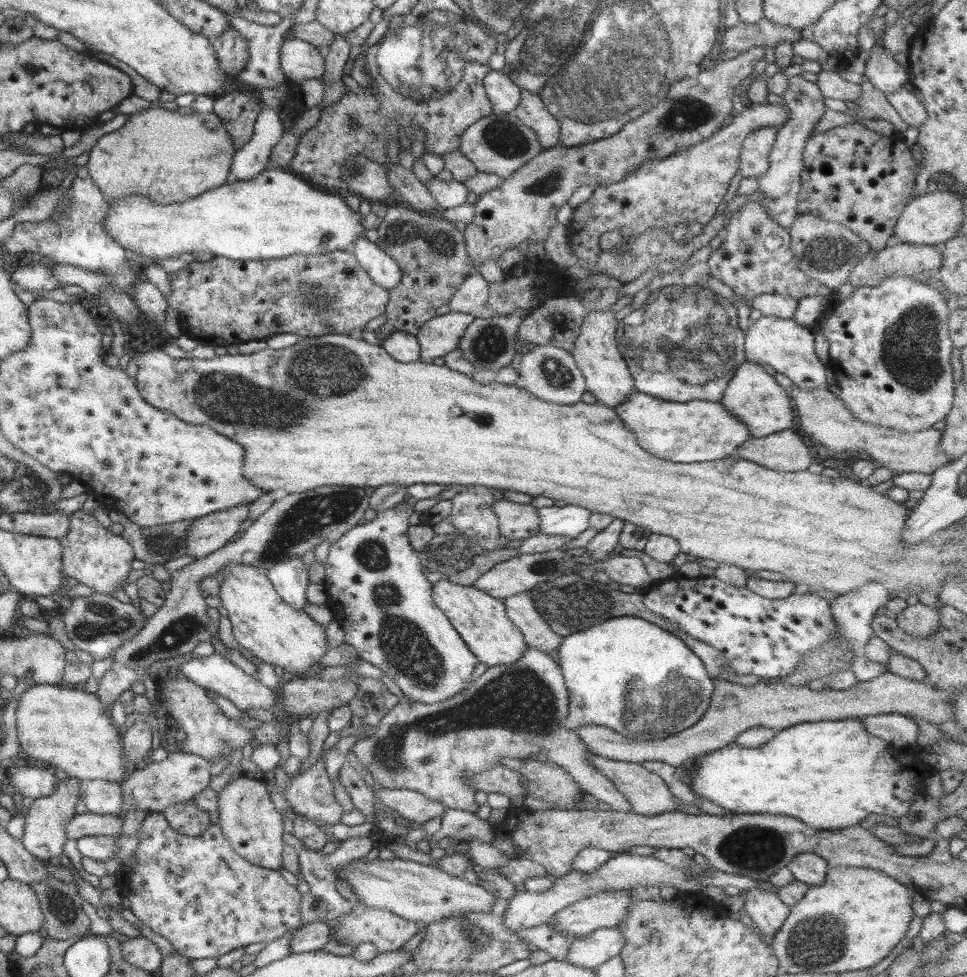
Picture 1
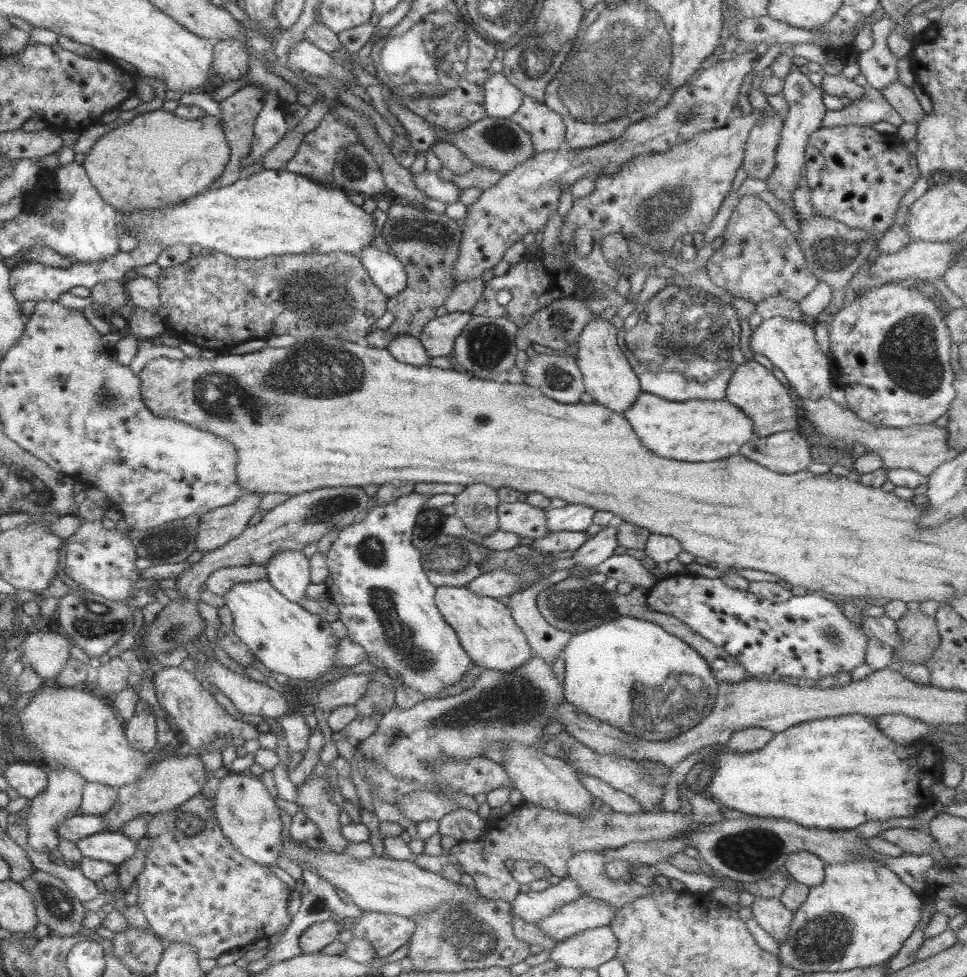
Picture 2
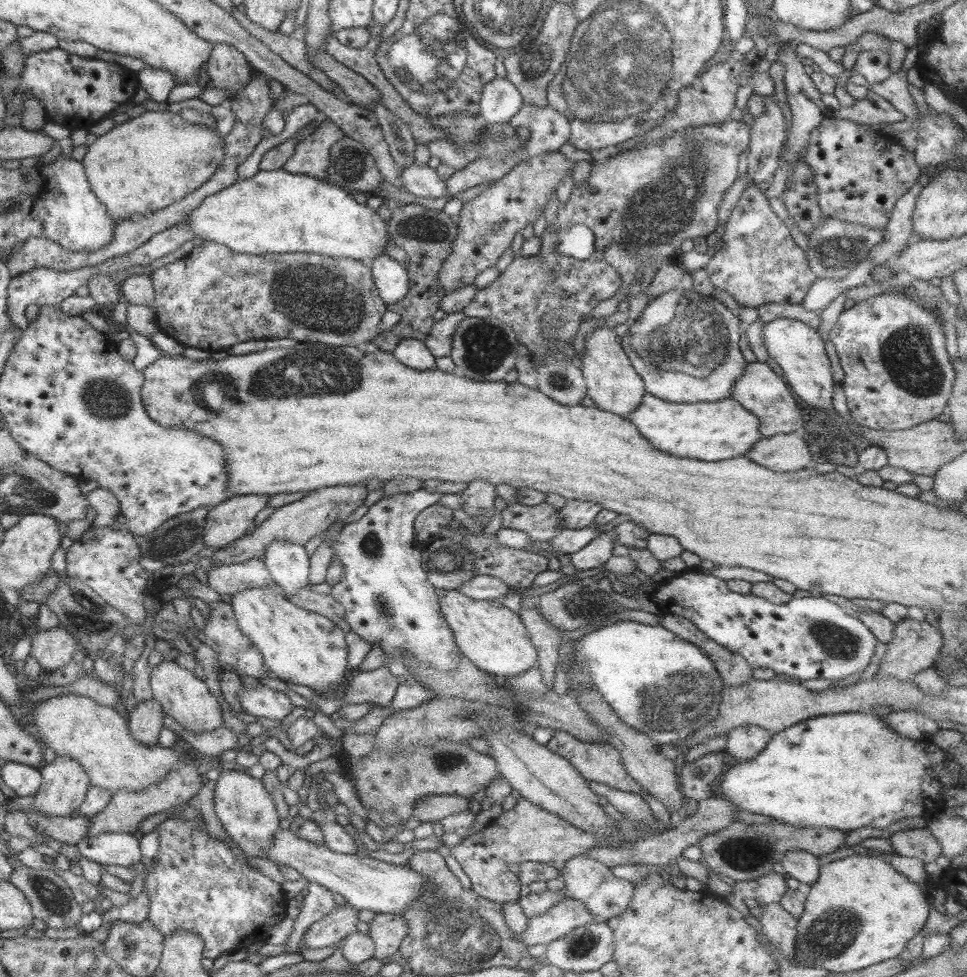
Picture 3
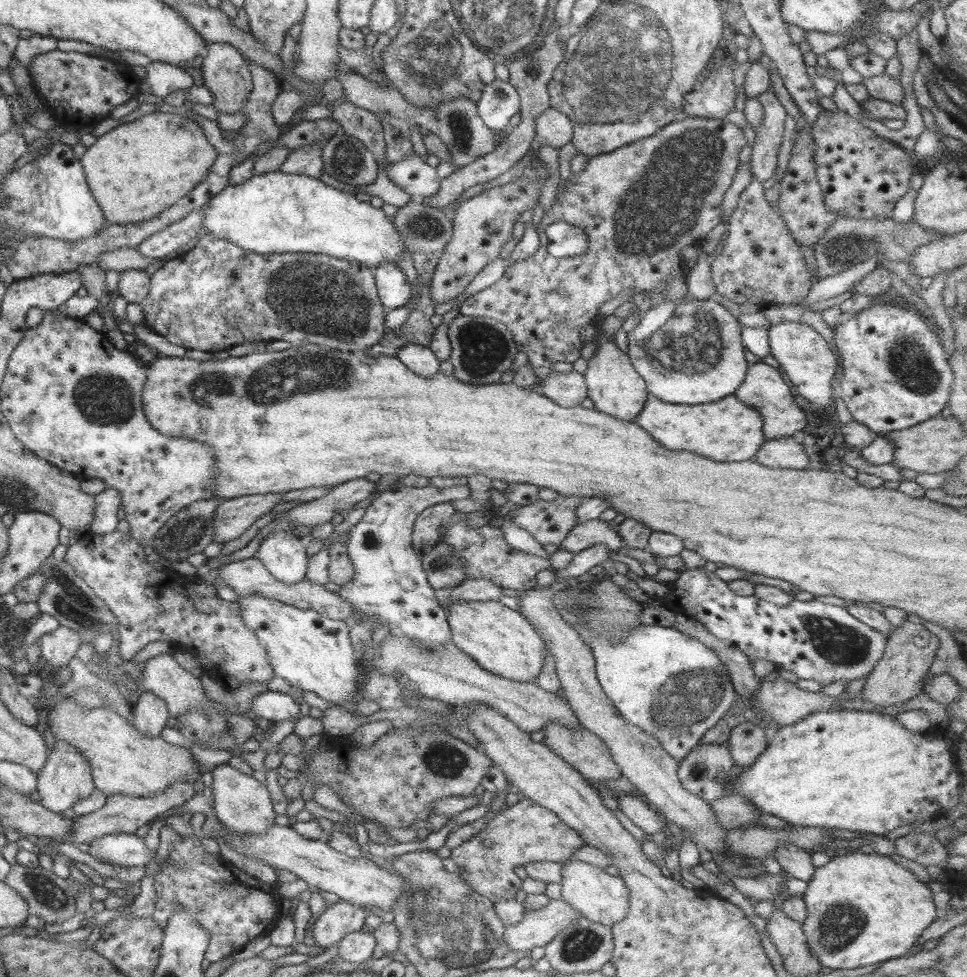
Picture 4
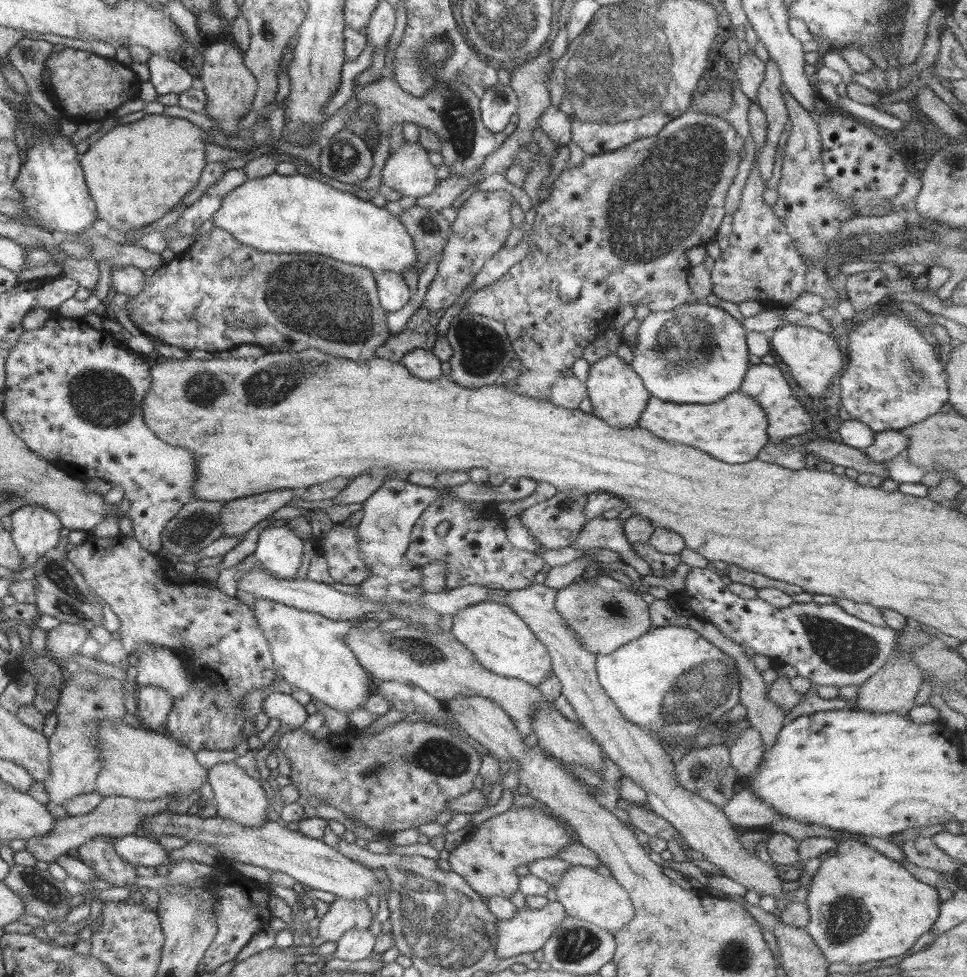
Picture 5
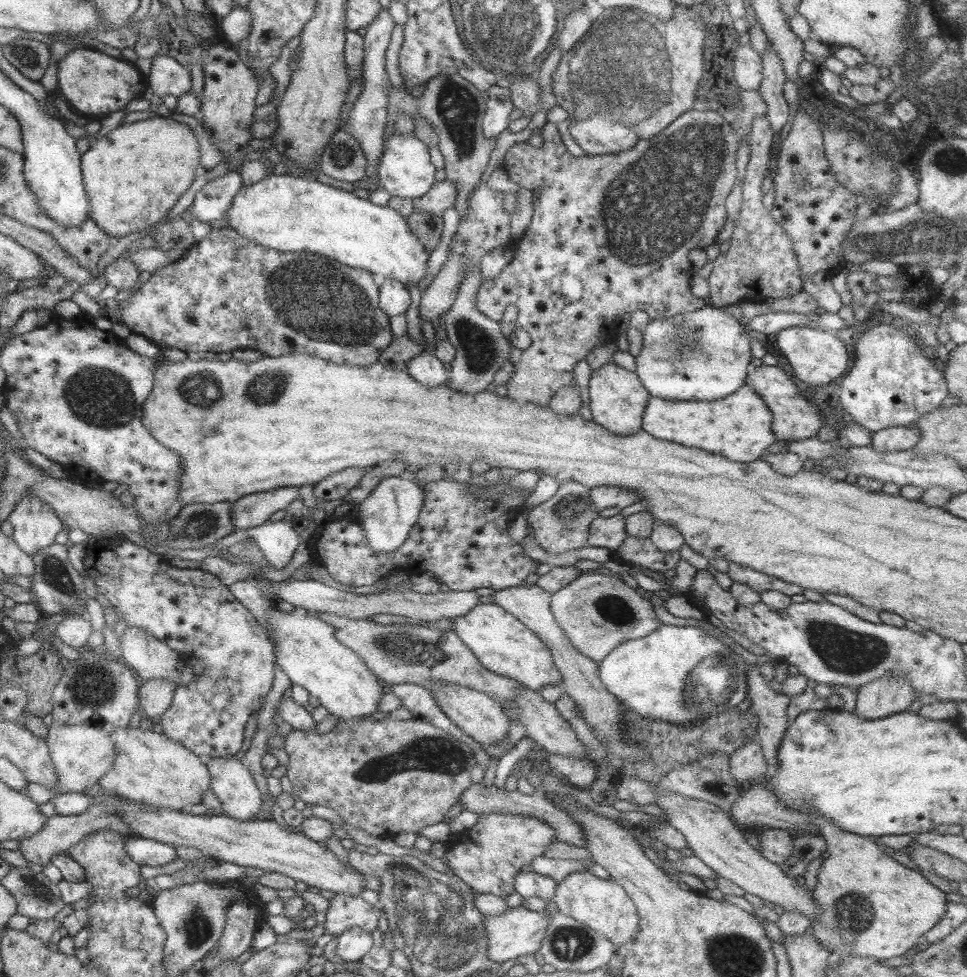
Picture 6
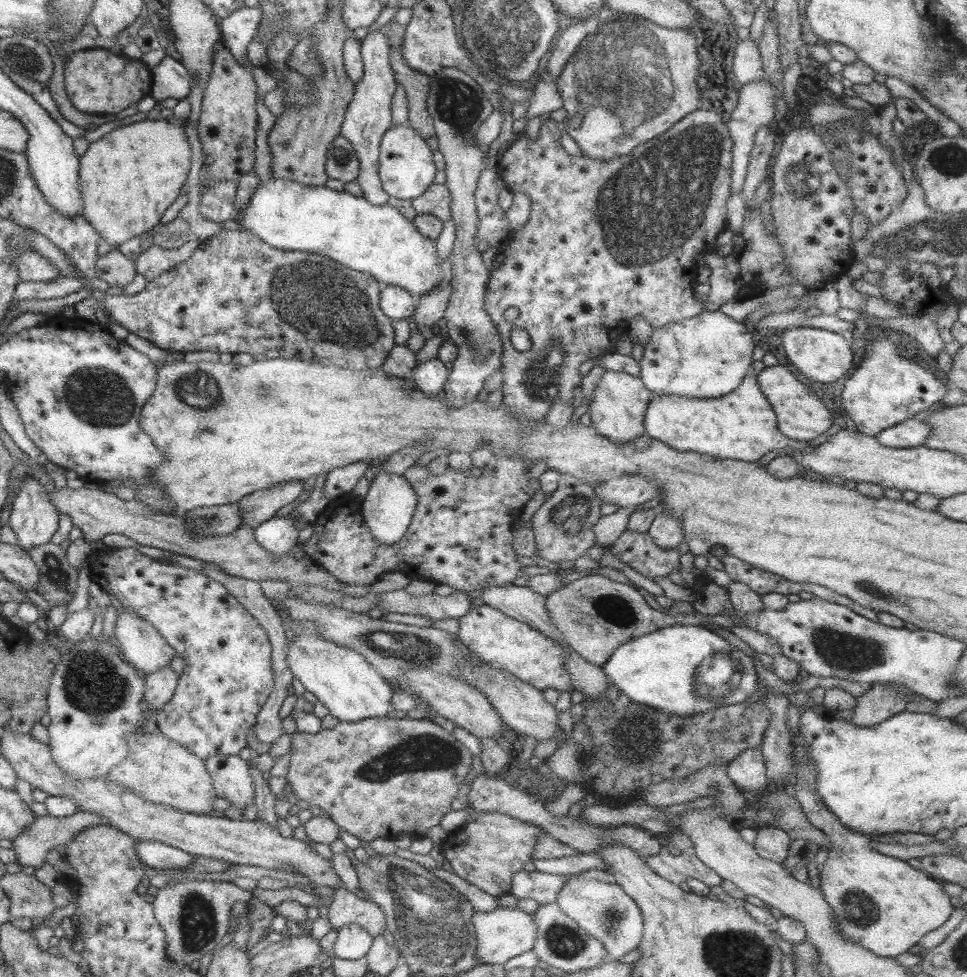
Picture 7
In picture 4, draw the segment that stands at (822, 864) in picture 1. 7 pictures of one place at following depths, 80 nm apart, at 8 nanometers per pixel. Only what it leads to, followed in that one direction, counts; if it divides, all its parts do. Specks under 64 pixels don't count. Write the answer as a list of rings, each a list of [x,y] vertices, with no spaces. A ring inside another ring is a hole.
[[[792,843],[781,844],[775,848],[775,858],[788,876],[806,883],[812,880],[816,872],[810,856],[808,851]]]

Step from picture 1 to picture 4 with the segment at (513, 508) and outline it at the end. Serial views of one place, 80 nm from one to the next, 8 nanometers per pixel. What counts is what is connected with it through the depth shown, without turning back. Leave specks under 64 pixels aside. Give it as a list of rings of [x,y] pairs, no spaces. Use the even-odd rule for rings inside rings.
[[[558,495],[552,502],[540,499],[531,505],[521,506],[506,514],[516,526],[526,530],[541,545],[556,544],[567,537],[576,524],[579,497]]]

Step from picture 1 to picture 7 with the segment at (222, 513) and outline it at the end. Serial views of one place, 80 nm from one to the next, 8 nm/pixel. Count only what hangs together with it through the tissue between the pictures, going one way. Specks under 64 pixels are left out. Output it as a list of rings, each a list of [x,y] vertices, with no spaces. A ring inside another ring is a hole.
[[[288,481],[247,494],[238,502],[242,524],[254,529],[270,520],[280,508],[296,500],[303,488],[304,481]]]

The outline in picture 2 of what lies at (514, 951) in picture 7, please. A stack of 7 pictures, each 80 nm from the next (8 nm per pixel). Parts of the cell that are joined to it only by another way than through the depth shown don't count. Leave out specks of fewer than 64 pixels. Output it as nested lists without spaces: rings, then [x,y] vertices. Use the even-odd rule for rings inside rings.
[[[584,896],[541,918],[537,926],[554,941],[560,942],[590,928],[610,926],[616,912],[606,901]]]

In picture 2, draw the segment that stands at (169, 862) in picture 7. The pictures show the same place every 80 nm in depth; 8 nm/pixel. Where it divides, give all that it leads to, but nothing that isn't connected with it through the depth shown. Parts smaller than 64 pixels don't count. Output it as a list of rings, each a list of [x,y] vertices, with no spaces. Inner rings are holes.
[[[102,831],[81,838],[77,847],[83,857],[108,862],[116,866],[124,864],[136,854],[136,843],[122,832]]]

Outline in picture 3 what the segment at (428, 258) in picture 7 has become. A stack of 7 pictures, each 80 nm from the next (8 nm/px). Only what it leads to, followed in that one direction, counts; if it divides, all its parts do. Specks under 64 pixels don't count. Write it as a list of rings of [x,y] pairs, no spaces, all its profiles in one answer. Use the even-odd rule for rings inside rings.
[[[259,170],[255,175],[250,178],[240,178],[238,182],[220,190],[217,194],[212,194],[204,198],[204,200],[195,208],[183,217],[183,220],[178,223],[188,223],[191,226],[192,232],[196,237],[200,237],[203,241],[222,243],[227,246],[230,250],[237,252],[238,254],[249,254],[249,255],[265,255],[270,253],[282,254],[282,253],[316,253],[326,255],[334,258],[353,258],[354,260],[364,261],[366,266],[371,266],[371,262],[375,259],[375,256],[383,254],[385,246],[392,245],[390,240],[389,230],[387,229],[387,221],[382,220],[382,217],[368,207],[366,204],[360,204],[356,202],[352,194],[338,187],[337,185],[331,185],[326,180],[317,179],[314,177],[306,176],[305,174],[292,174],[286,172],[286,170]]]

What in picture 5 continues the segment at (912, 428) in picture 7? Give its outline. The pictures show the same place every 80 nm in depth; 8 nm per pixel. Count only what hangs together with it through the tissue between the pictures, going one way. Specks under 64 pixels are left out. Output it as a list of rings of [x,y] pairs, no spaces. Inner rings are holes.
[[[886,430],[876,433],[872,446],[862,452],[873,462],[884,464],[896,459],[898,455],[905,454],[908,444],[909,438],[900,434],[900,431]]]

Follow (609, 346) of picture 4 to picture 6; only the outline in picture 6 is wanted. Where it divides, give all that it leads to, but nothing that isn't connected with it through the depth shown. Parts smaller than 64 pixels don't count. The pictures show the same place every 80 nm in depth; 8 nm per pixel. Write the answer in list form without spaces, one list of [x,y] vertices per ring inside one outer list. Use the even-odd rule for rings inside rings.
[[[611,359],[591,374],[590,410],[594,417],[593,422],[616,435],[634,435],[642,429],[642,418],[651,395],[640,383],[635,372],[618,366]]]

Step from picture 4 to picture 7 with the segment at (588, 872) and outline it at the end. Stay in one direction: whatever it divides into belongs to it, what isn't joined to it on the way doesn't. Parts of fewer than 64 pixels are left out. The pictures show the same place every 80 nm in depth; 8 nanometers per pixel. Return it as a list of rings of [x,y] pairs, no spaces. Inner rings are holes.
[[[572,875],[558,893],[557,906],[588,935],[606,947],[608,960],[619,960],[634,951],[642,940],[644,924],[640,908],[618,884],[599,882]]]

